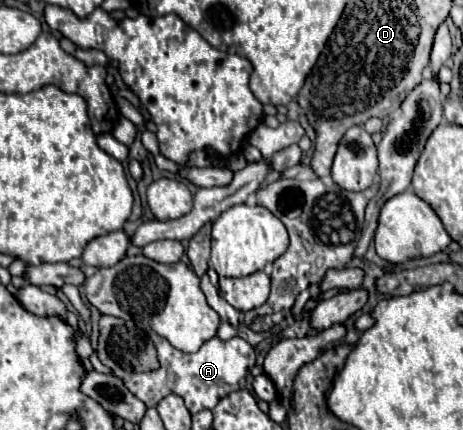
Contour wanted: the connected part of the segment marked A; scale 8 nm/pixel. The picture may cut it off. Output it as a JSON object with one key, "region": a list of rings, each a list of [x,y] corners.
{"region":[[[101,316],[95,352],[113,376],[121,378],[147,408],[157,406],[157,402],[167,394],[179,394],[191,414],[205,408],[213,410],[227,392],[245,388],[247,370],[255,364],[255,350],[239,336],[227,342],[213,336],[195,354],[187,354],[173,348],[151,328],[137,326],[135,322],[125,322],[115,316]]]}

